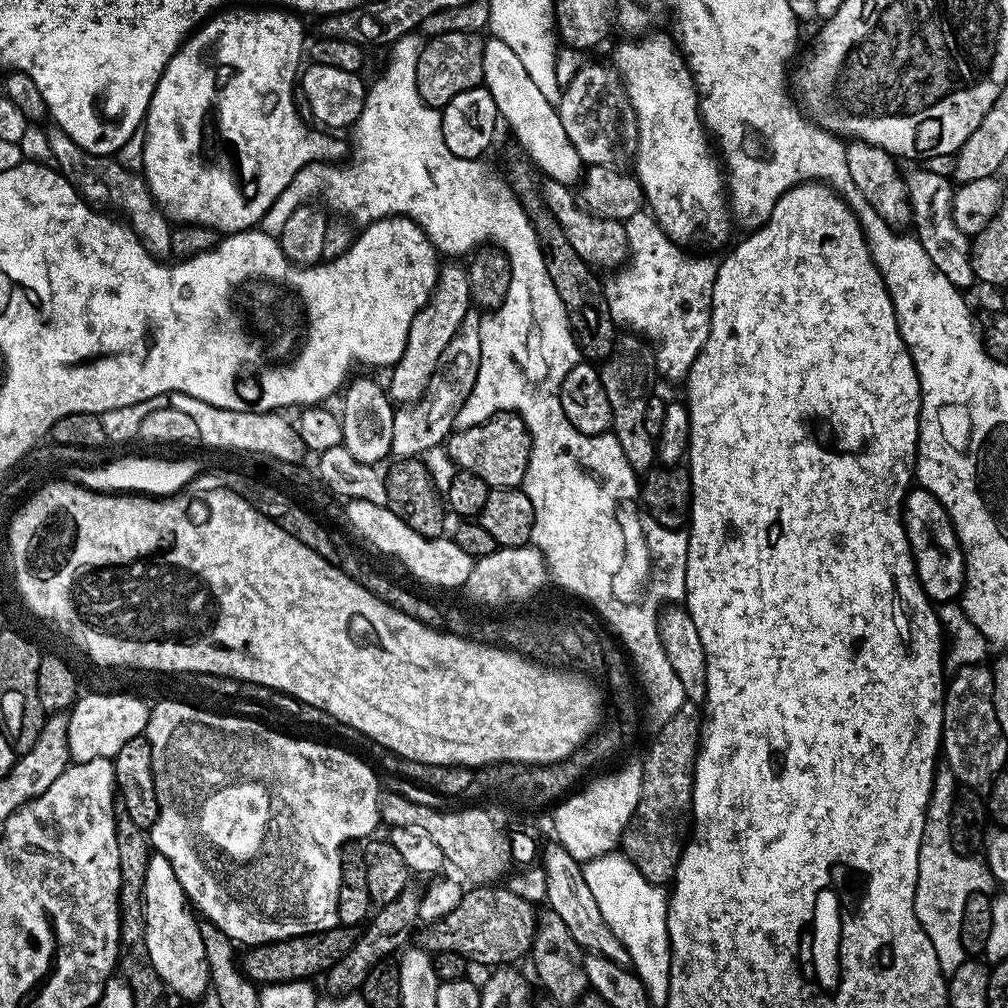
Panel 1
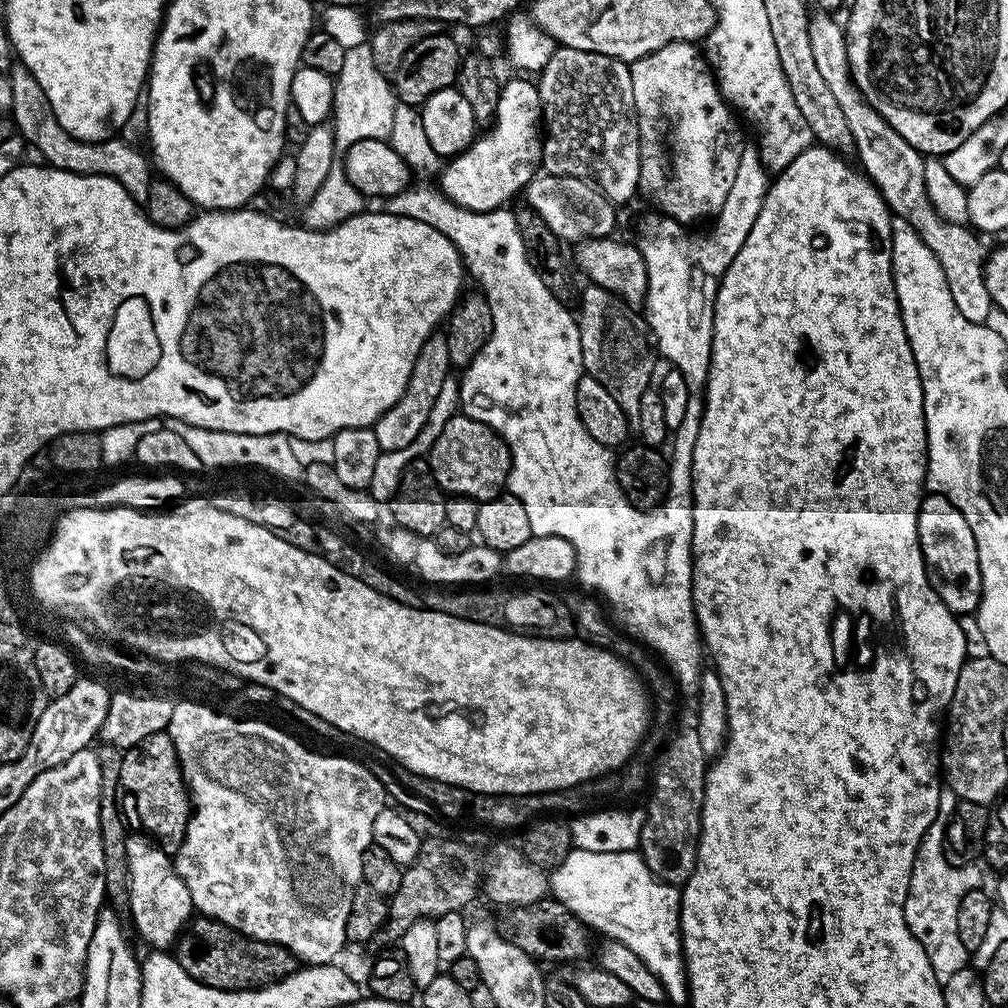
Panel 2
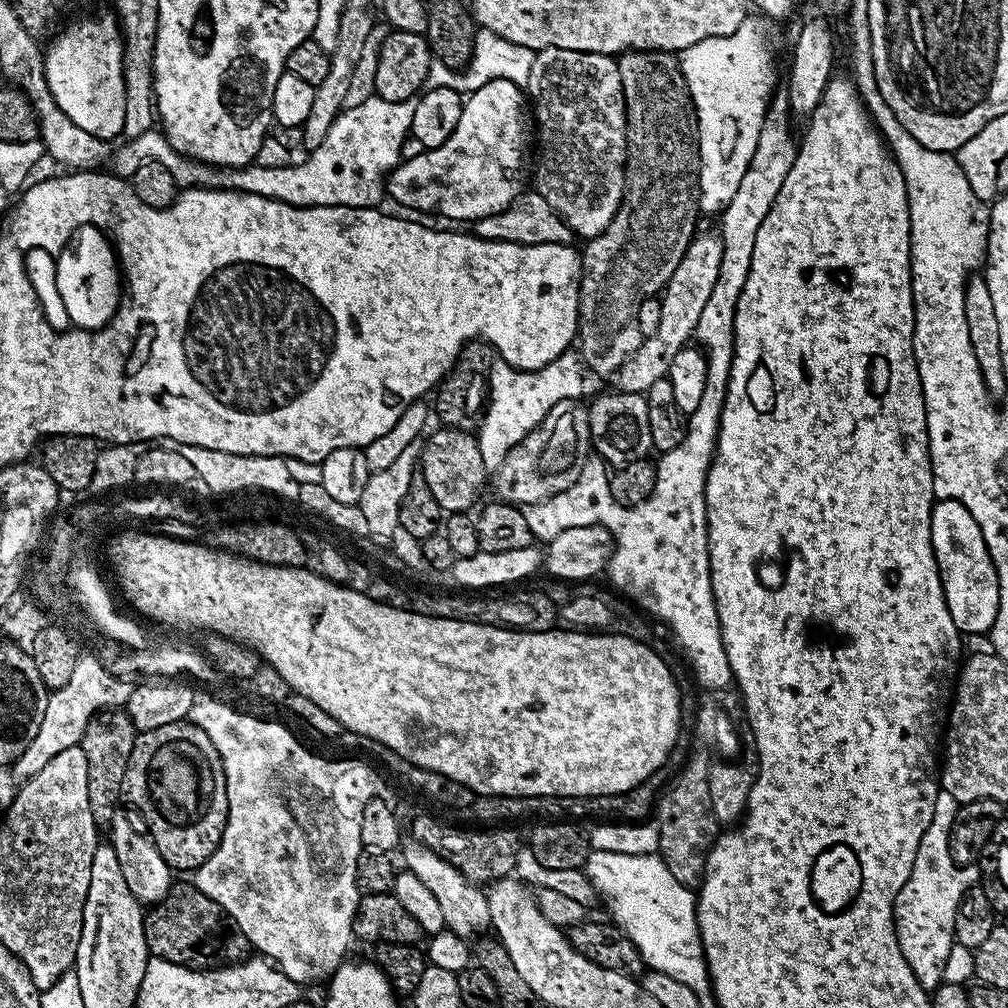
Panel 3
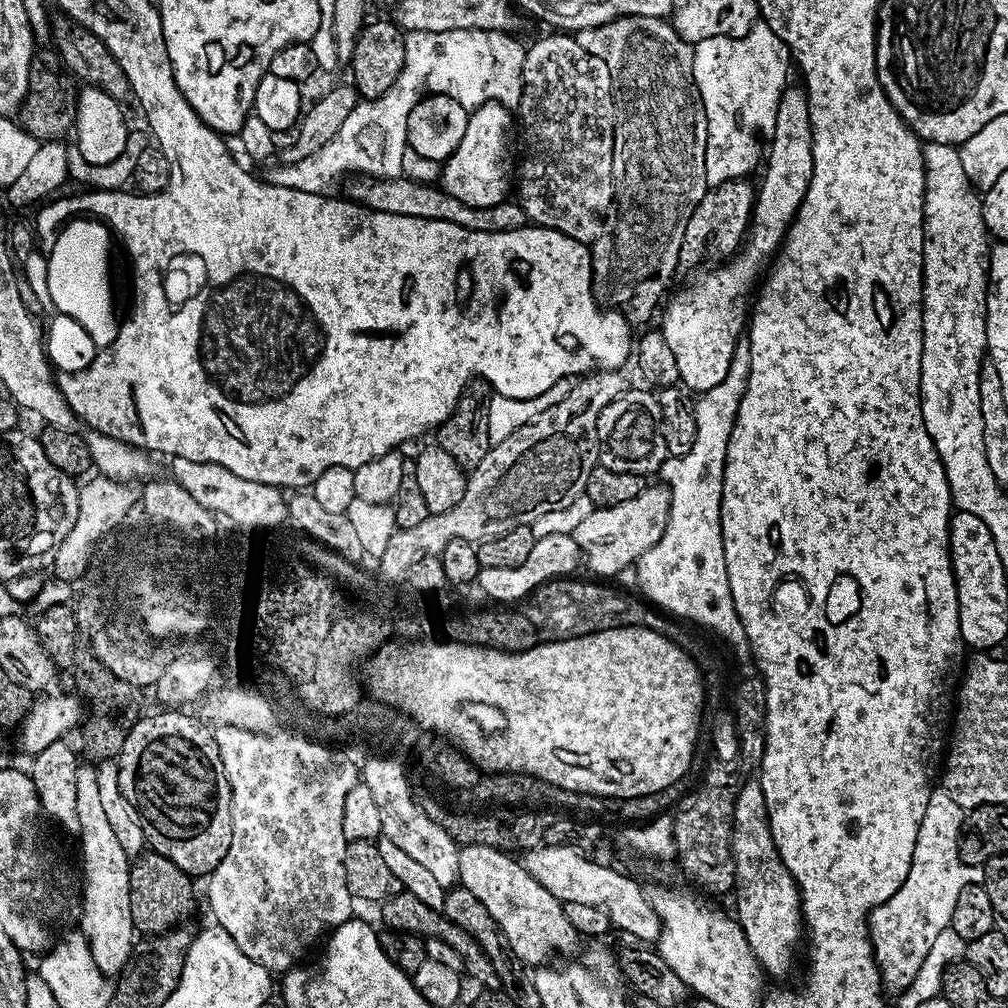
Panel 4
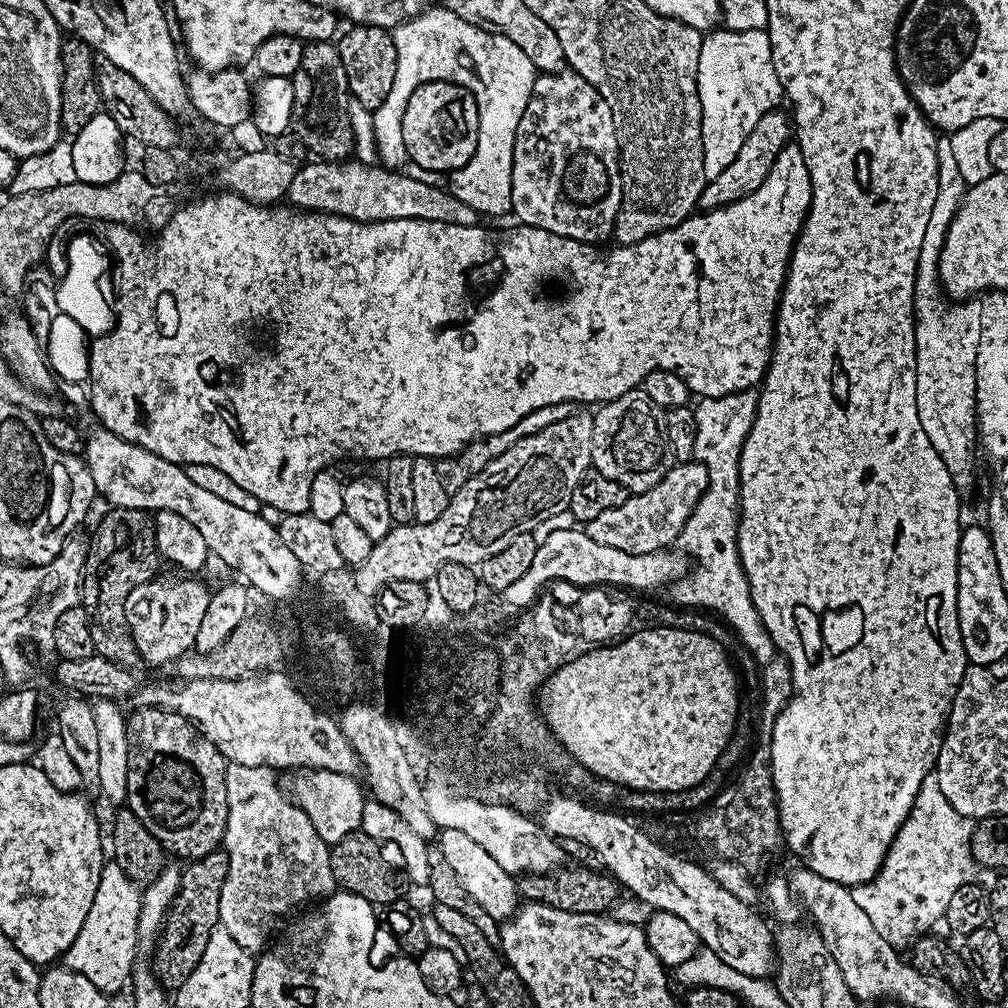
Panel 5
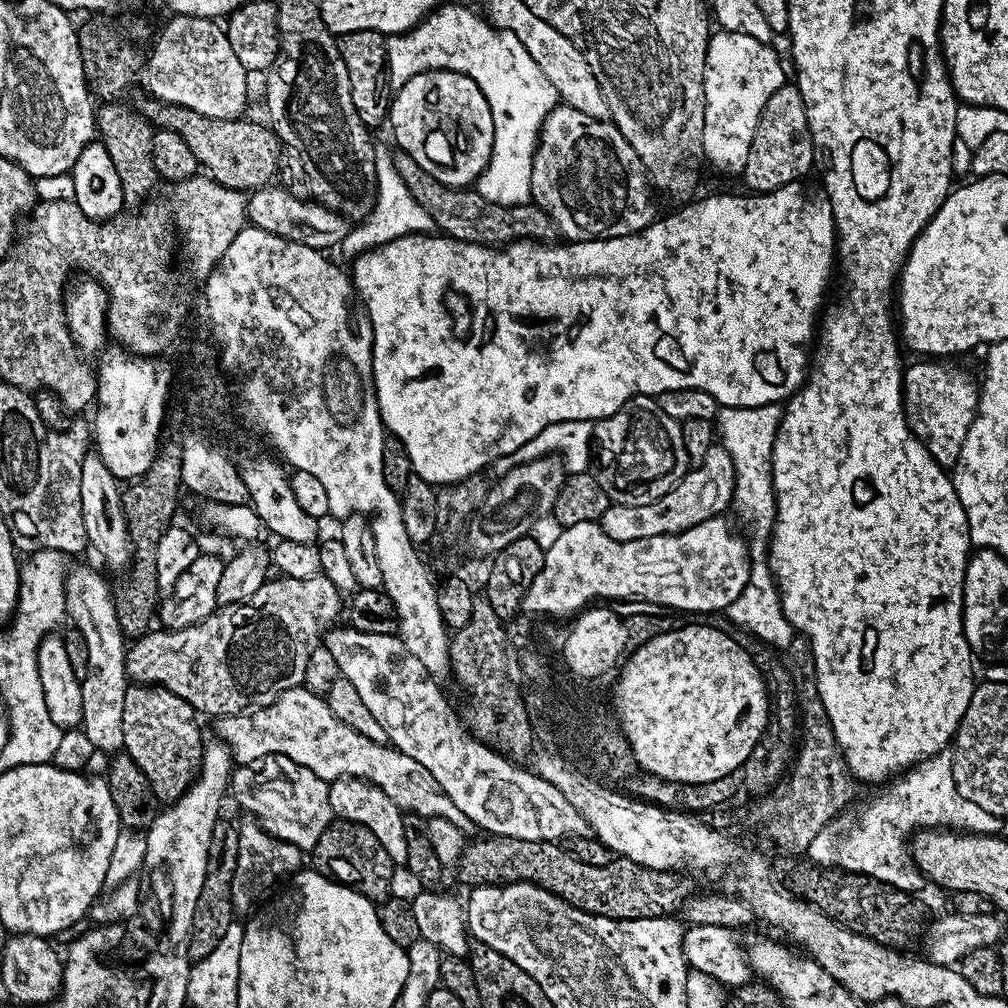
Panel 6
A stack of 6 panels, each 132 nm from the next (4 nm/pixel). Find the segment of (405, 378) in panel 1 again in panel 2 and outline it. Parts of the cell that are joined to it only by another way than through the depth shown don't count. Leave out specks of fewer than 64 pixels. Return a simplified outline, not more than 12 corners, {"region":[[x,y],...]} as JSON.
{"region":[[447,335],[418,350],[374,425],[381,452],[418,438],[452,367]]}

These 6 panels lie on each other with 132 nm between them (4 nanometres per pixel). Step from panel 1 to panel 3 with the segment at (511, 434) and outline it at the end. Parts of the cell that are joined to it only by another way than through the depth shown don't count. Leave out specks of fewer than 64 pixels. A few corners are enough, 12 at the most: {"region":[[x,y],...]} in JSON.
{"region":[[443,426],[418,470],[441,513],[468,512],[489,465],[471,431]]}

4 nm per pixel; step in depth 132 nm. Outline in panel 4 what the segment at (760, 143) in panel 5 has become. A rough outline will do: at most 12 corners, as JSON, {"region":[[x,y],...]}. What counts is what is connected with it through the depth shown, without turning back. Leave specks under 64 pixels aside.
{"region":[[711,185],[682,234],[681,269],[745,243],[757,189]]}

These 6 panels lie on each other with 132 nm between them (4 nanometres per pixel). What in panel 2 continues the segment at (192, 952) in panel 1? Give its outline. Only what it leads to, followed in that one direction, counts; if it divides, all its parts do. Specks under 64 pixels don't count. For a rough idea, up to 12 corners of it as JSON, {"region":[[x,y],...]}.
{"region":[[129,835],[128,906],[153,949],[168,950],[194,916],[173,857]]}

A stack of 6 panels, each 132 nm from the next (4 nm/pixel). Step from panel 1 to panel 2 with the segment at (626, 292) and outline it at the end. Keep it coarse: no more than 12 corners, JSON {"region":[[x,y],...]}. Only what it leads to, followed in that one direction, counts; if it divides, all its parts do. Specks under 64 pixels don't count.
{"region":[[740,157],[710,232],[643,220],[642,315],[699,428],[720,277],[768,193]]}

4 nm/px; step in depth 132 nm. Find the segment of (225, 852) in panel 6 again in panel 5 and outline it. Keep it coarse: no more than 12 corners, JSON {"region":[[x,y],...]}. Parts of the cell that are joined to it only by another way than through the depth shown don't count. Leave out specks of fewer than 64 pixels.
{"region":[[228,856],[191,861],[154,944],[154,971],[180,988],[220,922]]}

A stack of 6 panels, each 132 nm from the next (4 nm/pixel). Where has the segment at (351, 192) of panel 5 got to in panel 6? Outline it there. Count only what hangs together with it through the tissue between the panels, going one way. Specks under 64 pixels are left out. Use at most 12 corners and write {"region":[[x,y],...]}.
{"region":[[285,186],[257,188],[251,227],[329,250],[350,224]]}

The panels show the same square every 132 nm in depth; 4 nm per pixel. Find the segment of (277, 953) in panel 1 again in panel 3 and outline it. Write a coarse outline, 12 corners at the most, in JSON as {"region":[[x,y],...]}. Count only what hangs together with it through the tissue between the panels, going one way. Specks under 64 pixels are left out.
{"region":[[192,882],[147,909],[153,957],[193,969],[250,956],[218,902]]}

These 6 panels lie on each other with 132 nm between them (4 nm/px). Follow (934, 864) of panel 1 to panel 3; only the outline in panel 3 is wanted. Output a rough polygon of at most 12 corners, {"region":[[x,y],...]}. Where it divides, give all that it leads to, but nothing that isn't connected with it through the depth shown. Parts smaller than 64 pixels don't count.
{"region":[[937,791],[910,878],[892,904],[902,958],[944,979],[958,902],[979,867],[950,858],[957,802]]}

